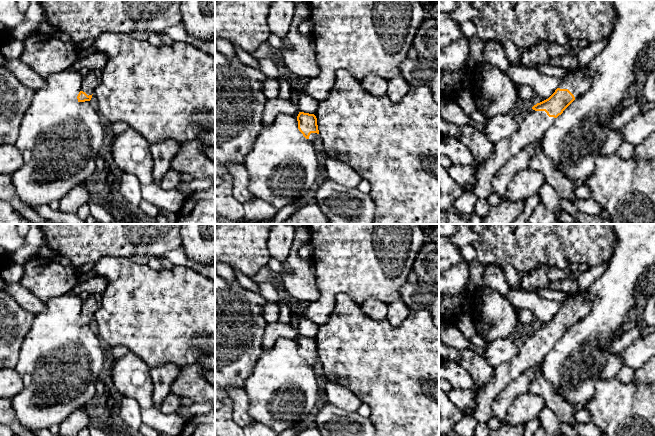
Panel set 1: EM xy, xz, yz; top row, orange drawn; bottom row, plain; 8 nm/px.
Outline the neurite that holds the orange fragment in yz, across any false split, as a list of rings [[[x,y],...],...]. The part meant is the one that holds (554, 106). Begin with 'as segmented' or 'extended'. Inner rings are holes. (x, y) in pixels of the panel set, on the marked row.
extended; [[[587,66],[562,79],[559,87],[546,100],[534,105],[525,113],[519,130],[512,136],[494,144],[491,158],[482,166],[476,166],[476,183],[462,187],[463,191],[474,194],[477,199],[487,199],[492,191],[492,177],[512,157],[533,141],[541,140],[545,131],[563,111],[591,86],[595,71]]]

